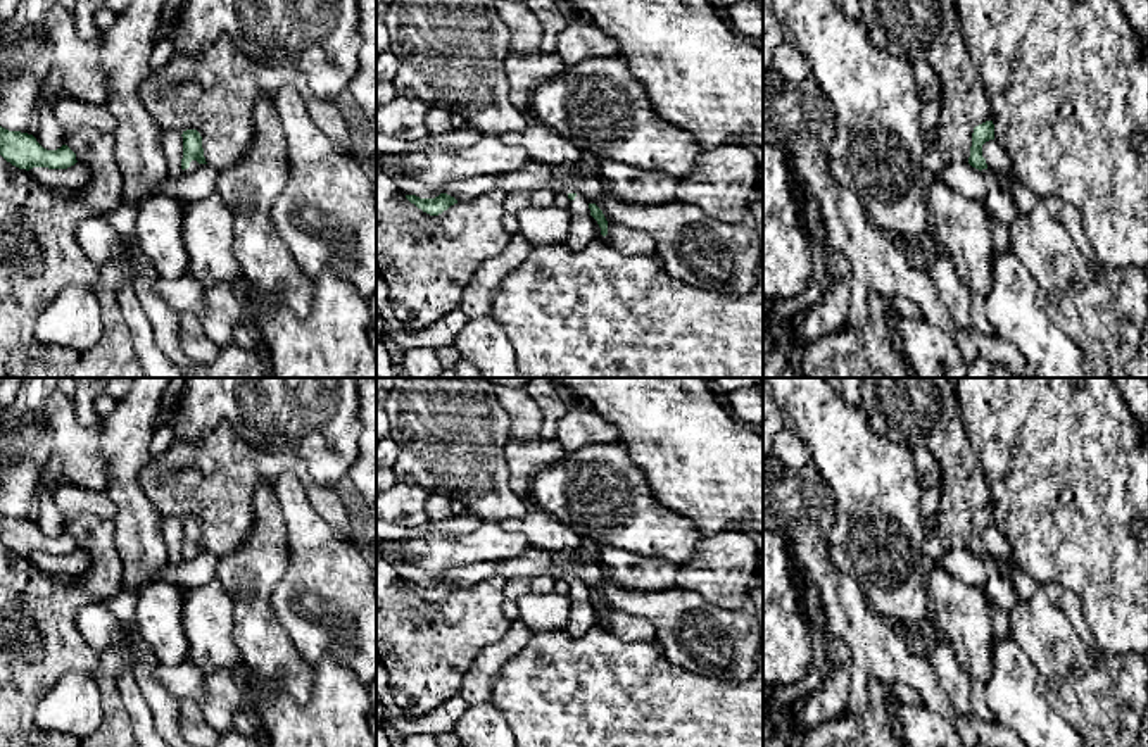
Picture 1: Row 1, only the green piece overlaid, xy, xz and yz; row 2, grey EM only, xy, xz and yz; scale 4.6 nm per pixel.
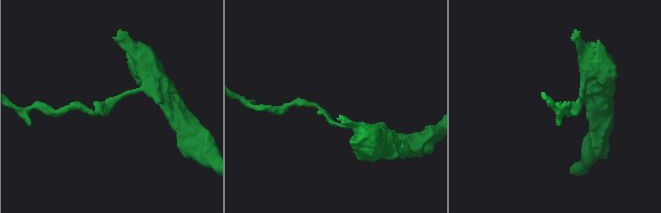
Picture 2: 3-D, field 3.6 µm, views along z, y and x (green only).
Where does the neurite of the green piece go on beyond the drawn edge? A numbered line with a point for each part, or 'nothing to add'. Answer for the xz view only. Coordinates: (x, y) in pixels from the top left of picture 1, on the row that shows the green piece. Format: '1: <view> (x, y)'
1: xz (579, 207)

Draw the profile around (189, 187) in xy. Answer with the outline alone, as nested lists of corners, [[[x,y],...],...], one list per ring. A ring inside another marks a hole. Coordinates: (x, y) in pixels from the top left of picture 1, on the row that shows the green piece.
[[[200,164],[195,173],[181,173],[173,178],[166,174],[164,178],[154,181],[157,195],[171,197],[178,202],[192,204],[216,193],[219,171],[211,164]]]

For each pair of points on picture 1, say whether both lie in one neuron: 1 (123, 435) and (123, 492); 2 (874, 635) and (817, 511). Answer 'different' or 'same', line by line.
1: same
2: same

